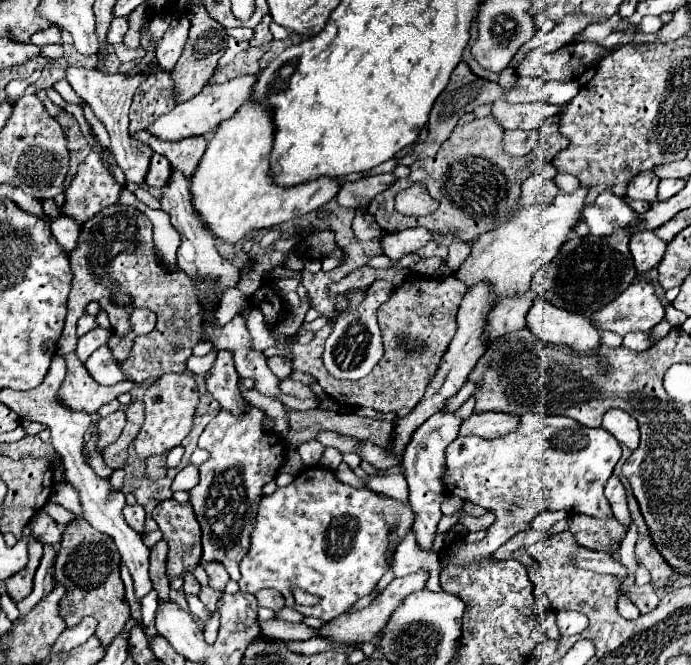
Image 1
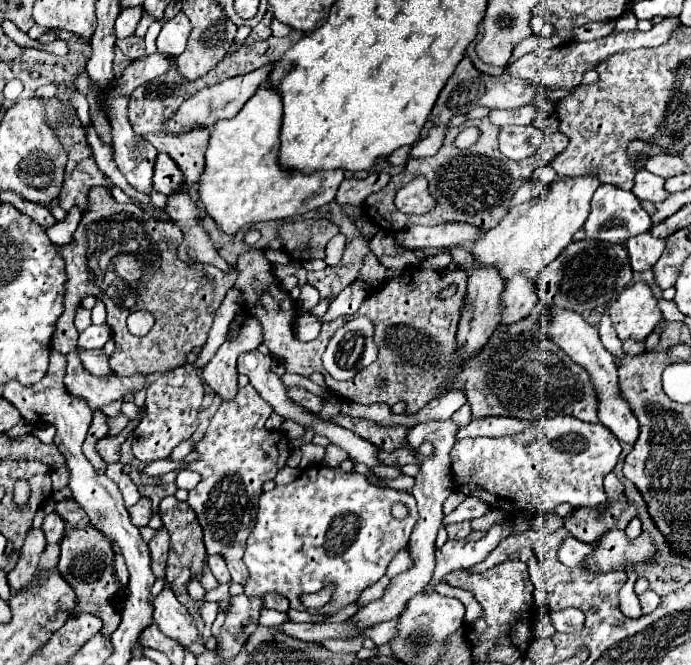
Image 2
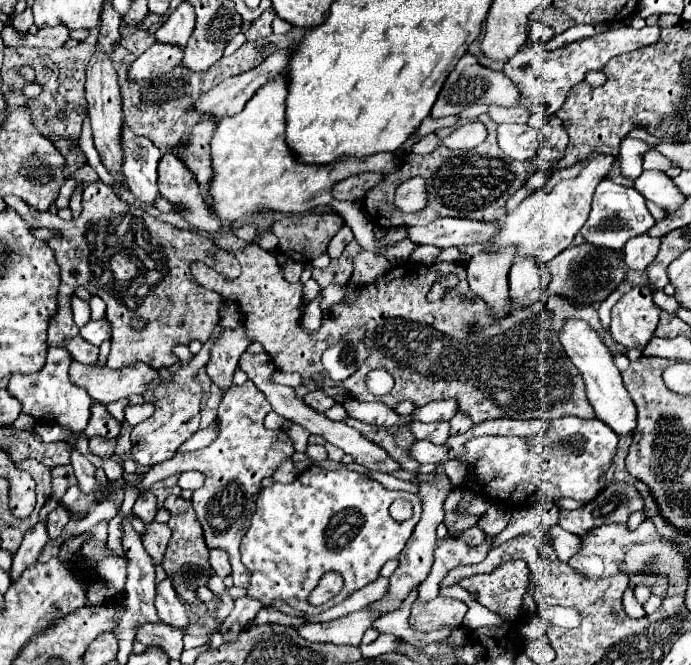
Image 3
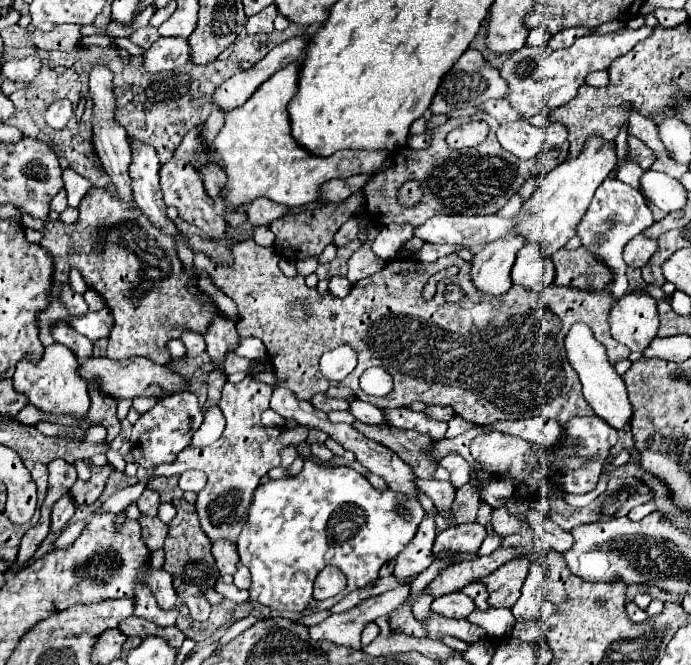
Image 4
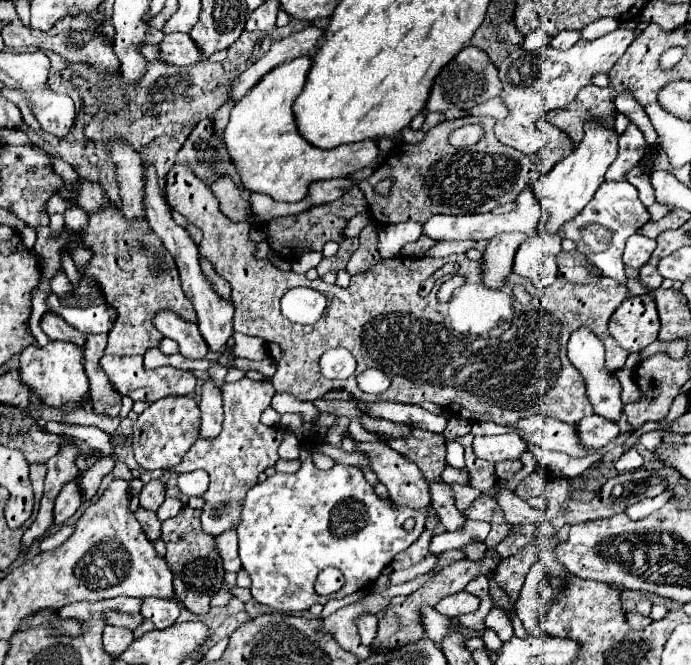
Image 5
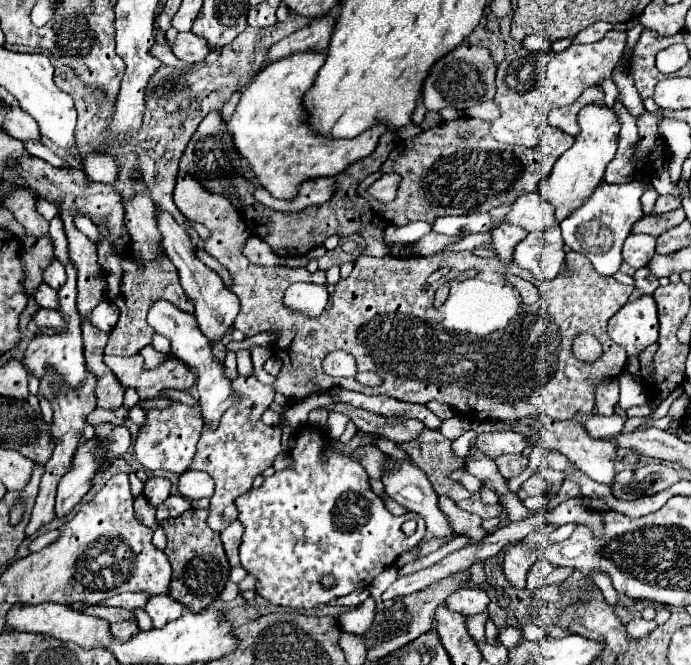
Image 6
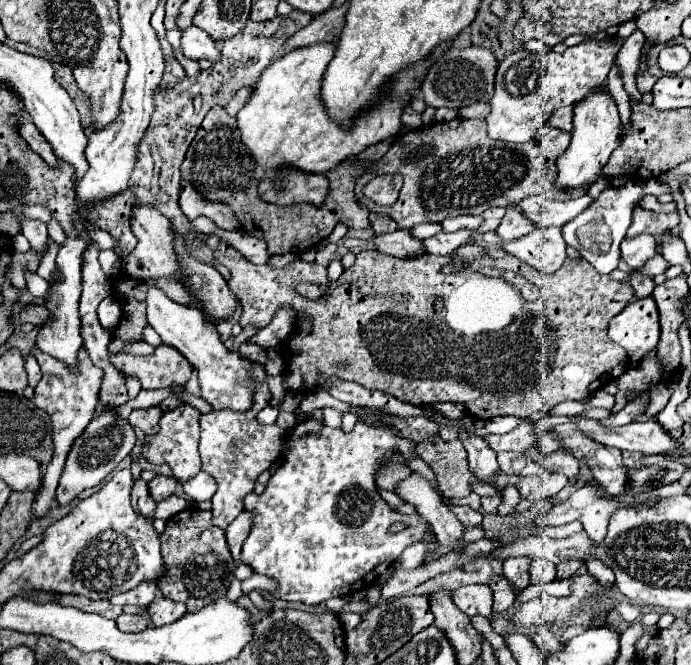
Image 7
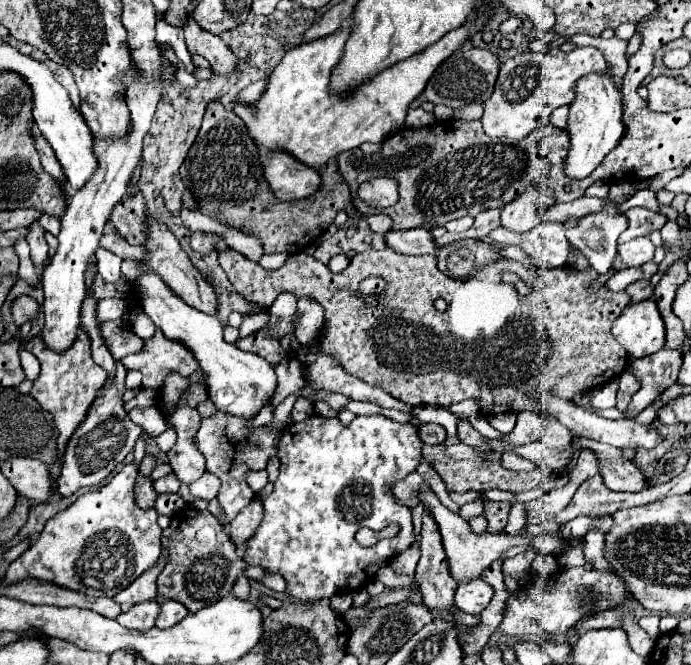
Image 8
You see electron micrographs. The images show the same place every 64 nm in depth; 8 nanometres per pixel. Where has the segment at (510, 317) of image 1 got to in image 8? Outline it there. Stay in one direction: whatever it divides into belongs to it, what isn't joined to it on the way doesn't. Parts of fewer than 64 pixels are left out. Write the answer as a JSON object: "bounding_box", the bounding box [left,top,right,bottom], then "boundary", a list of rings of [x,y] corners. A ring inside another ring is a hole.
{"bounding_box":[488,222,570,268],"boundary":[[[540,222],[536,228],[524,234],[516,234],[498,226],[488,234],[488,240],[496,242],[498,246],[520,246],[538,268],[562,266],[570,248],[564,236],[564,226],[556,222]]]}

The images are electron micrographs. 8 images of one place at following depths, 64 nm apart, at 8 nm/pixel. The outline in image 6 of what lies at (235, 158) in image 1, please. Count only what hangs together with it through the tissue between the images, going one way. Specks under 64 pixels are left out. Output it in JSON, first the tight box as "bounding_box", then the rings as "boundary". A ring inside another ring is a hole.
{"bounding_box":[228,52,388,200],"boundary":[[[322,52],[292,54],[266,66],[252,82],[242,90],[238,108],[228,122],[228,132],[236,150],[248,160],[254,180],[266,188],[274,198],[292,200],[298,196],[298,188],[304,180],[320,176],[336,176],[358,160],[370,156],[378,144],[378,138],[388,130],[374,126],[372,130],[352,140],[328,140],[314,136],[308,128],[308,114],[302,108],[302,96],[310,90],[320,66],[324,64]]]}

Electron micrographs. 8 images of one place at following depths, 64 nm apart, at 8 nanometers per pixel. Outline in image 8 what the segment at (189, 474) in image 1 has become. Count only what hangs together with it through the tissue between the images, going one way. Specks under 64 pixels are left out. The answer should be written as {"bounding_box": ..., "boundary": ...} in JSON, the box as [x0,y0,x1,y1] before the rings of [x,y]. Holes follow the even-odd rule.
{"bounding_box":[188,472,220,500],"boundary":[[[204,472],[204,476],[200,476],[200,480],[192,482],[188,488],[190,488],[190,494],[192,494],[194,498],[212,500],[212,498],[216,496],[218,488],[220,488],[220,480],[218,480],[214,474]]]}

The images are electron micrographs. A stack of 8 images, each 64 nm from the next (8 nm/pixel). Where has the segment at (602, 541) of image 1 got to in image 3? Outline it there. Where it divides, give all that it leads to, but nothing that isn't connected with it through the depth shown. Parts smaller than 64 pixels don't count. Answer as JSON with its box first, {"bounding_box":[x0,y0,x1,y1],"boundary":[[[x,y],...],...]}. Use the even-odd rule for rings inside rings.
{"bounding_box":[560,482,644,536],"boundary":[[[616,482],[612,488],[606,488],[600,498],[590,504],[584,504],[578,510],[560,512],[560,526],[576,536],[588,532],[588,528],[598,528],[600,524],[624,524],[628,516],[636,510],[642,510],[644,502],[626,482]]]}

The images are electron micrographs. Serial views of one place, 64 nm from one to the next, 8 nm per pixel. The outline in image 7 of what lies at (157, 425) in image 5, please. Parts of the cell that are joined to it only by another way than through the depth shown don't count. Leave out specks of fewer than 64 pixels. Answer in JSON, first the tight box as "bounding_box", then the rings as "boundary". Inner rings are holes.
{"bounding_box":[140,404,200,482],"boundary":[[[178,404],[174,410],[168,410],[166,414],[162,414],[162,418],[158,422],[160,430],[156,434],[144,438],[140,454],[146,458],[146,462],[150,462],[154,466],[166,462],[170,466],[174,478],[180,482],[186,482],[196,472],[200,472],[200,456],[198,456],[200,426],[198,426],[198,420],[200,420],[200,412],[196,408]]]}

